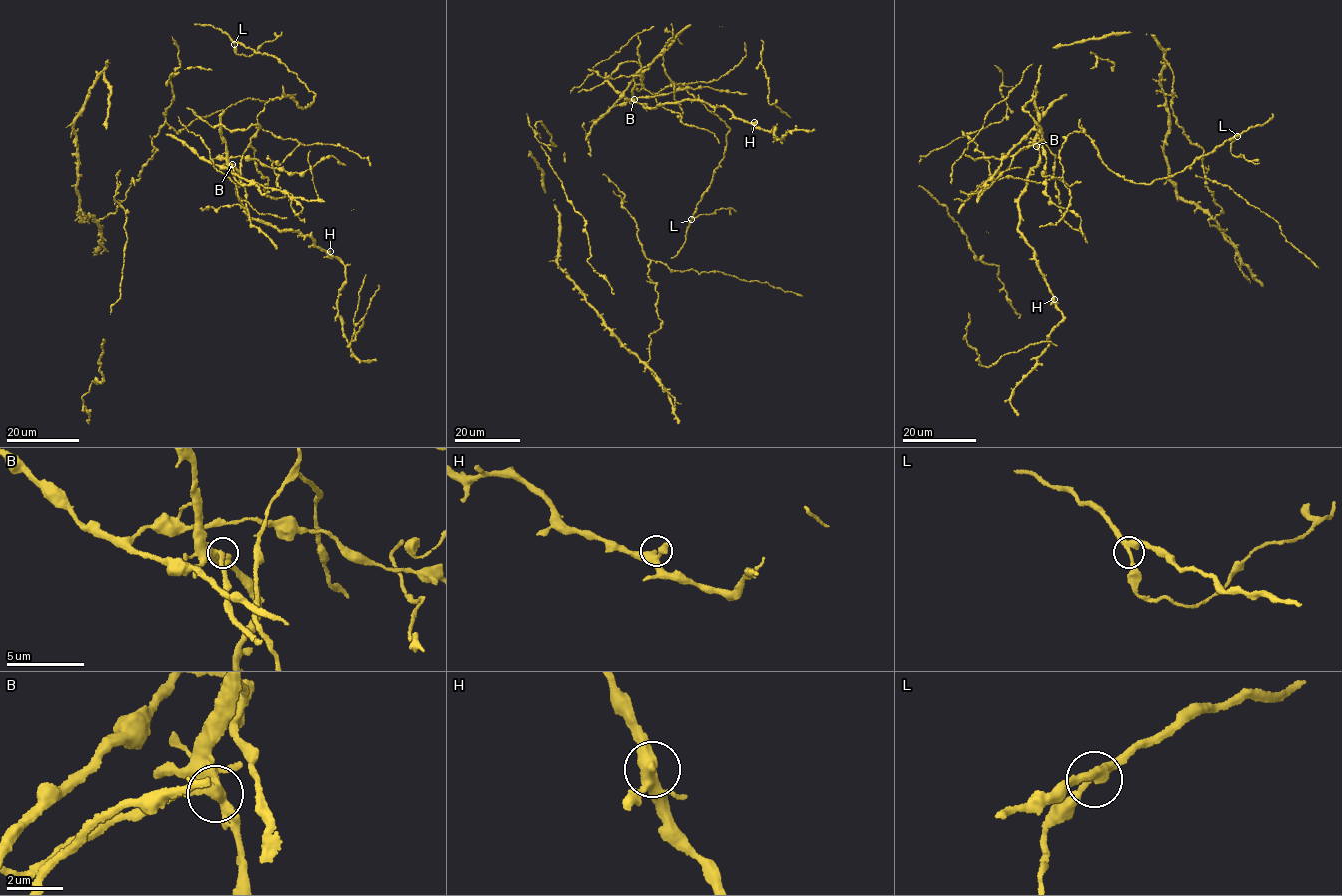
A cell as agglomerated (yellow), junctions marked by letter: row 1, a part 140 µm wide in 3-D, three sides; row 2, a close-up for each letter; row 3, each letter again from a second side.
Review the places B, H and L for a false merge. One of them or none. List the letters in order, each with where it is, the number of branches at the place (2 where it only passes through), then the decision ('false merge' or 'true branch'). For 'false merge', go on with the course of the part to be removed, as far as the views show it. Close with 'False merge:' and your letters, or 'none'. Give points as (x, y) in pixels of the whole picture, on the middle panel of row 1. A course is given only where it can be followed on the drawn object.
B: at (634, 99); 3 branches meet; false merge; foreign part runs (634, 99), (637, 72), (662, 53), (674, 94), (707, 86), (747, 94)
H: at (754, 122); 3 branches meet; true branch
L: at (691, 219); 3 branches meet; true branch
False merge: B

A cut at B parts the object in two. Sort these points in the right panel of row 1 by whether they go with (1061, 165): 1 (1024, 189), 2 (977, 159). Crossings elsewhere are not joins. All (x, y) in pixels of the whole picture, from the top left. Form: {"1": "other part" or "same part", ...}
{"1": "same part", "2": "other part"}

